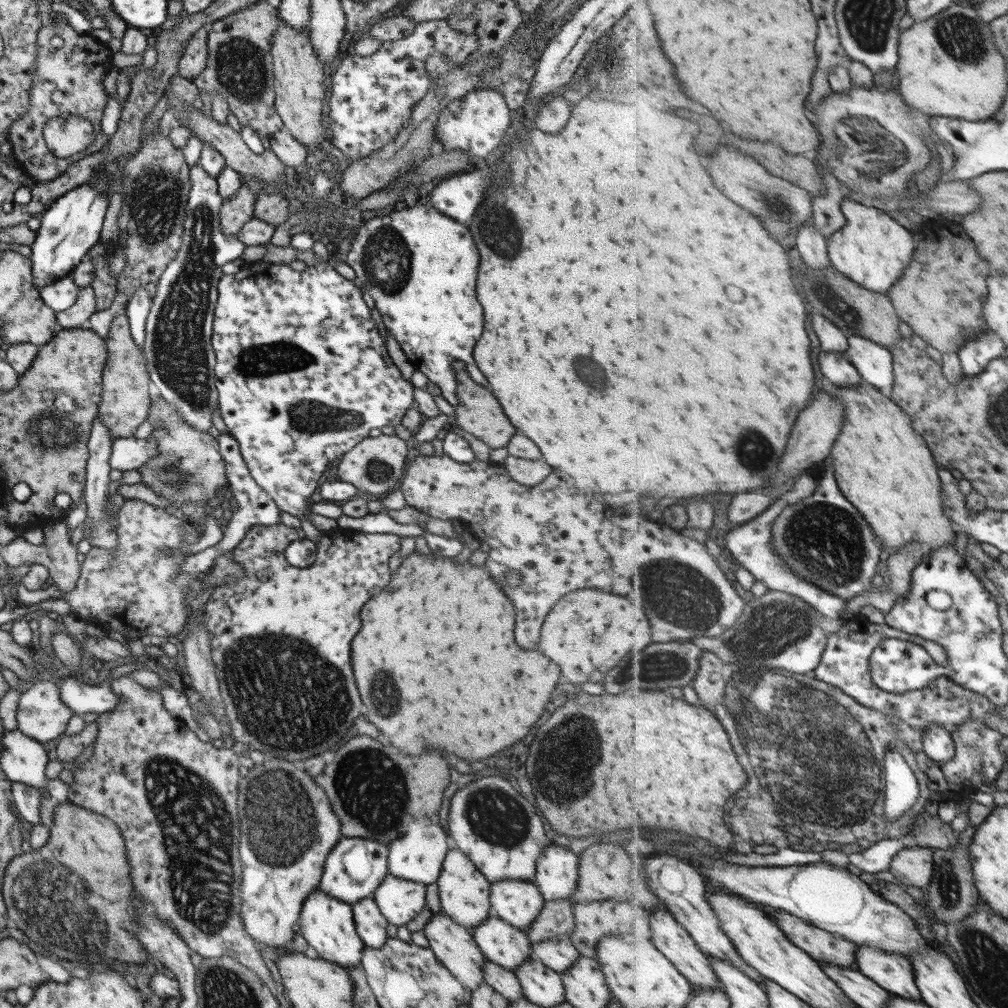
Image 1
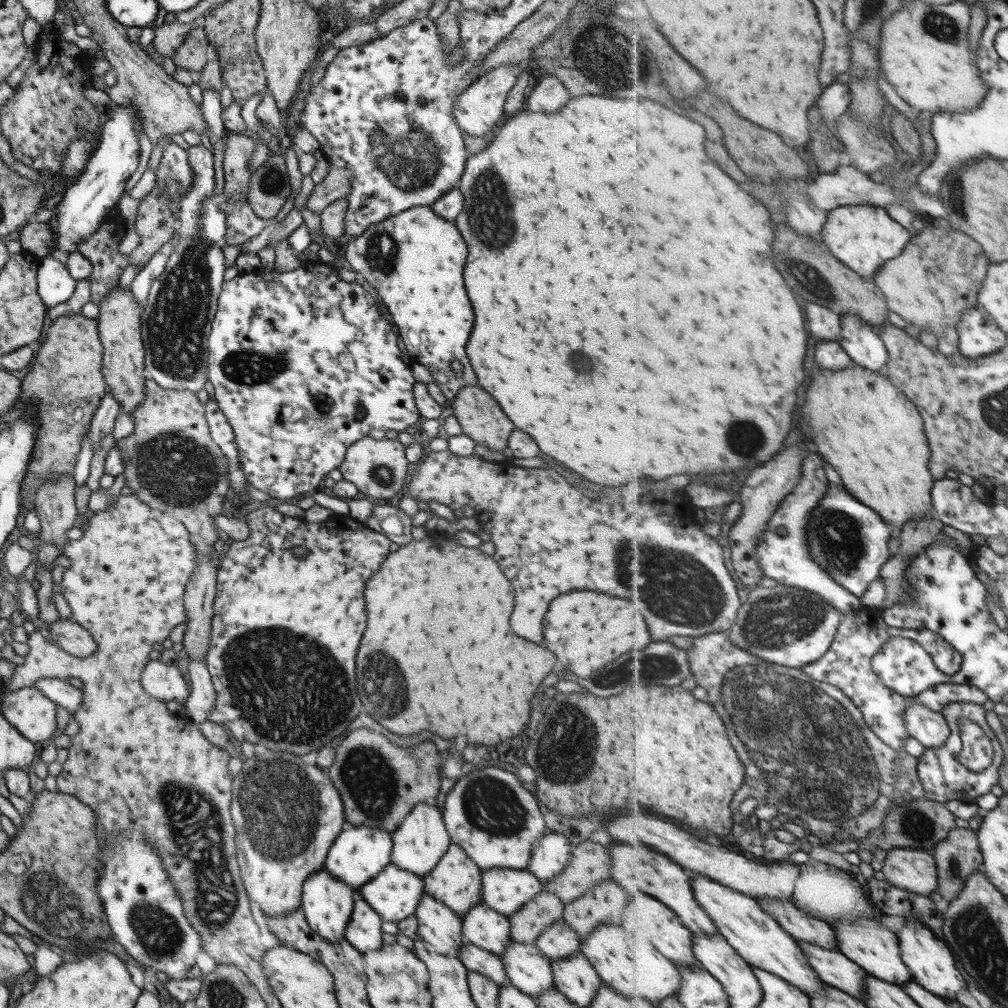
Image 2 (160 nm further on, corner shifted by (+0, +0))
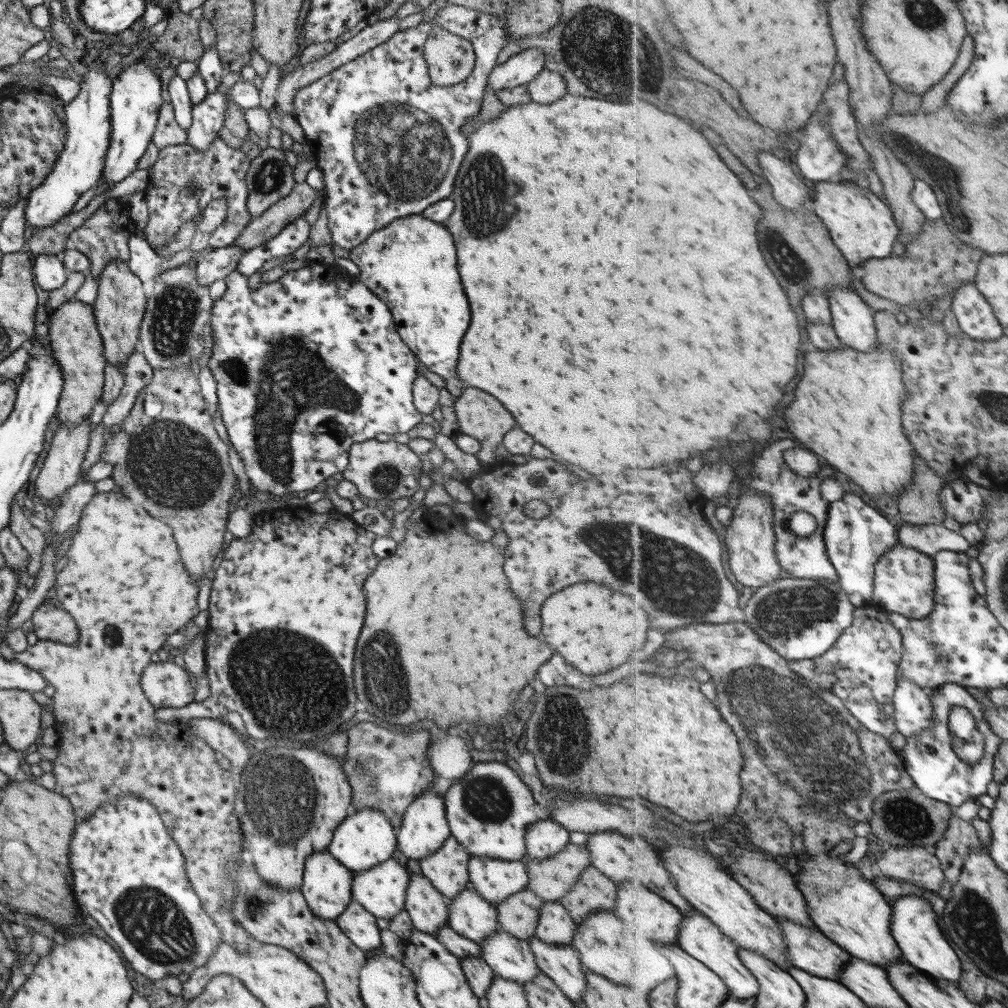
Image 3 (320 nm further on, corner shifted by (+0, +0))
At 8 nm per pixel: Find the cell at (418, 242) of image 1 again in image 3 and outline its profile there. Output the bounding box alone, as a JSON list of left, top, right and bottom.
[348,213,469,398]

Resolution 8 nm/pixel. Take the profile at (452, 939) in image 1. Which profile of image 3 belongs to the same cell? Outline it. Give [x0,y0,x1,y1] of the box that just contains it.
[404,864,447,935]

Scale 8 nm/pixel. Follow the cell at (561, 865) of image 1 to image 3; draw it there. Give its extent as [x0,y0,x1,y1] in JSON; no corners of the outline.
[524,819,568,859]

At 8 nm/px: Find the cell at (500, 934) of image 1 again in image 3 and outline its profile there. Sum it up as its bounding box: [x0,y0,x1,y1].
[447,887,499,944]

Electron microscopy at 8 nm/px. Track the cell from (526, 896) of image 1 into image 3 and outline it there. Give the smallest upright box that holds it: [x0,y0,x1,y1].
[467,856,526,905]

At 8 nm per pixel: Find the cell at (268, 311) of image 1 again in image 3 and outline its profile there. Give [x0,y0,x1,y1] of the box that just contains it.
[206,261,421,498]

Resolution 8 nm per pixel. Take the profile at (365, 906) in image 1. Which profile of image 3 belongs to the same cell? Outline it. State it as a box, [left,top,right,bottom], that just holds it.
[334,900,380,951]

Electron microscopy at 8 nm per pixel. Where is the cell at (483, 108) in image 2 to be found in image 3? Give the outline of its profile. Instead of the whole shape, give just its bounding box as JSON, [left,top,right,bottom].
[485,47,545,92]

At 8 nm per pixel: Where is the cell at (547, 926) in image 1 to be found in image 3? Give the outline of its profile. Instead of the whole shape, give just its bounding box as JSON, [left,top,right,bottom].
[494,888,543,941]

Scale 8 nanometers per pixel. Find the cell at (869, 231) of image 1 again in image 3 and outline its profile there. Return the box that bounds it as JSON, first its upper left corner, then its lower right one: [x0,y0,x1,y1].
[812,179,900,268]

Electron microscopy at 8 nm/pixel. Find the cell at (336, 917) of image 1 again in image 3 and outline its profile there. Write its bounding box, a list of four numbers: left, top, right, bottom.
[299,850,352,920]

